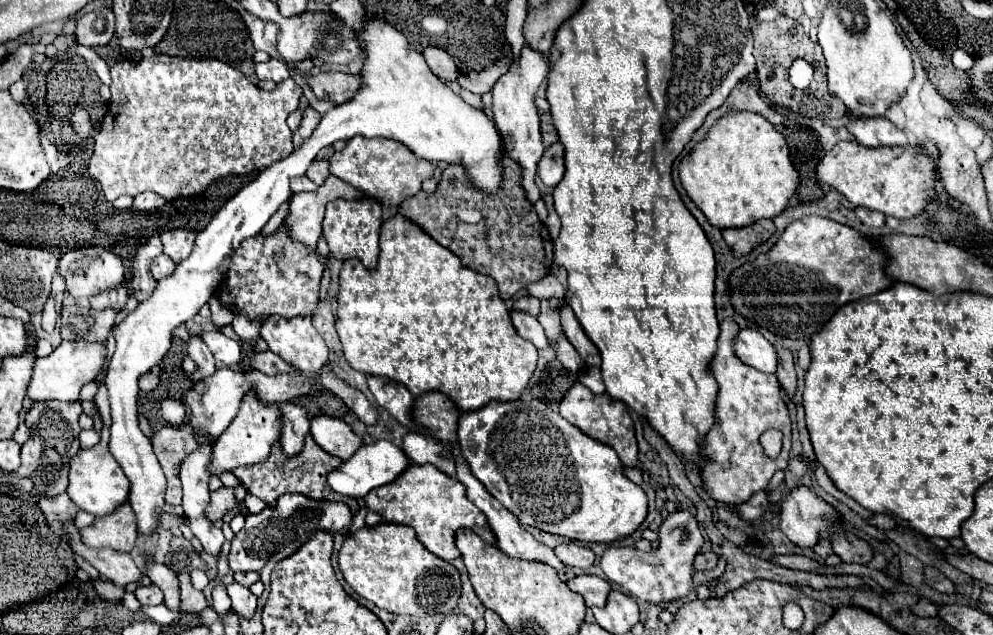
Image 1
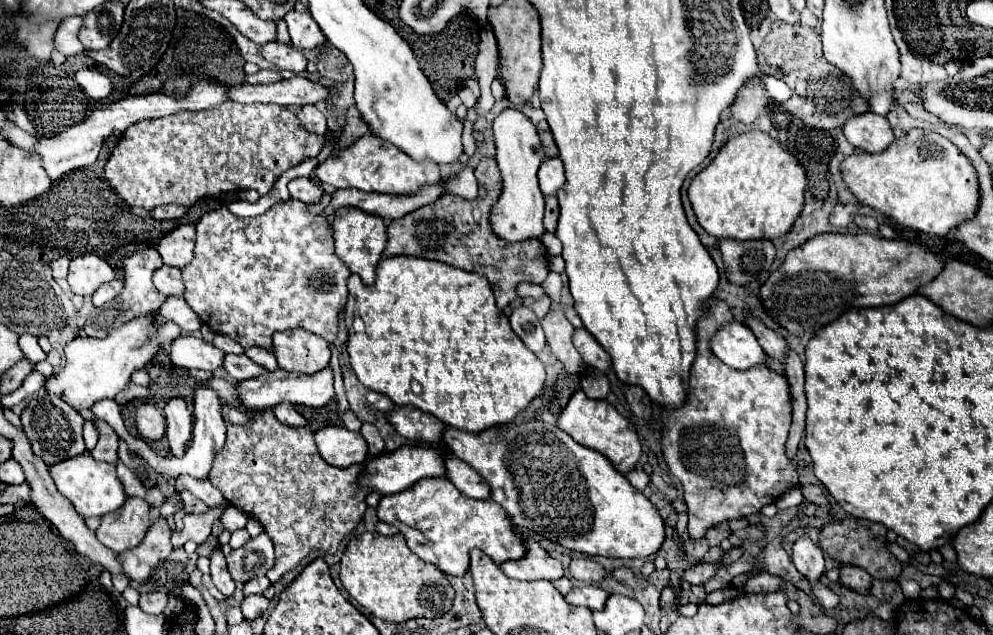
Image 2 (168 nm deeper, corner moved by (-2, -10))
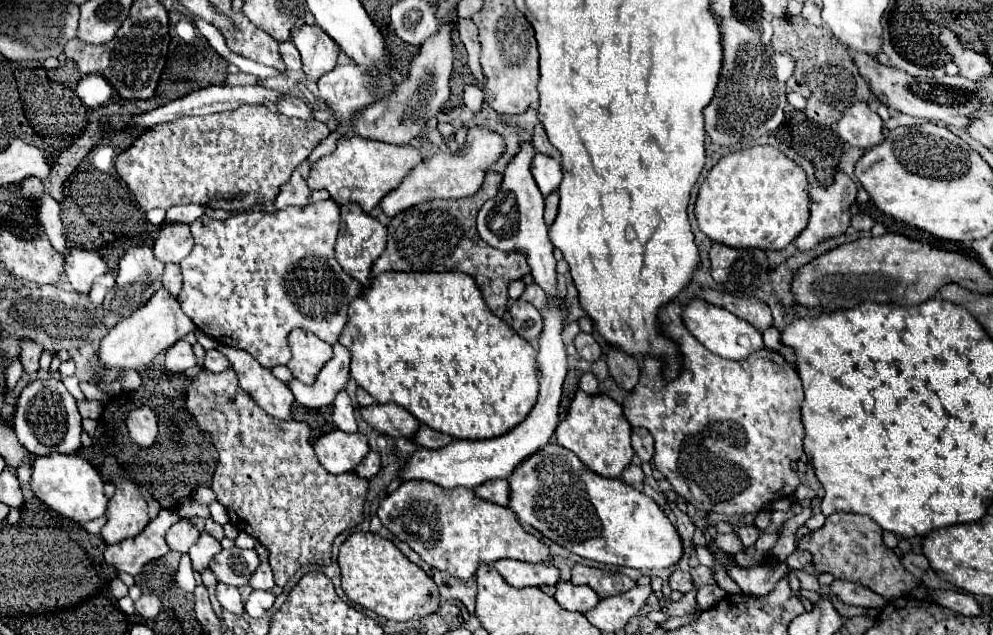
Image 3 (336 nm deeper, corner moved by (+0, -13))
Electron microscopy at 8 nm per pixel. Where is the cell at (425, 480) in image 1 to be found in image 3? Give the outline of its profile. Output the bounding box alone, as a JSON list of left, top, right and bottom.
[377,480,551,580]

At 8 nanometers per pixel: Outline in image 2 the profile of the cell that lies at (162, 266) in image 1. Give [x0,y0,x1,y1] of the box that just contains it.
[153,199,351,349]

